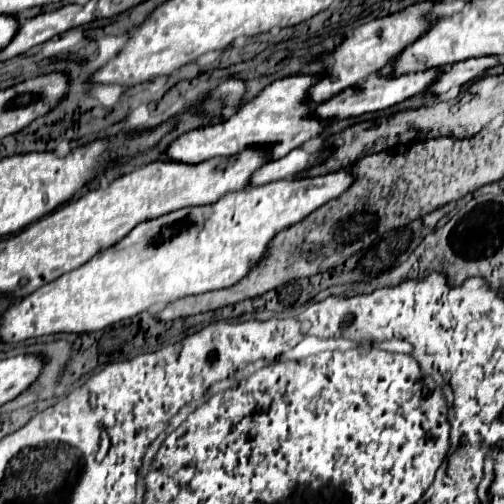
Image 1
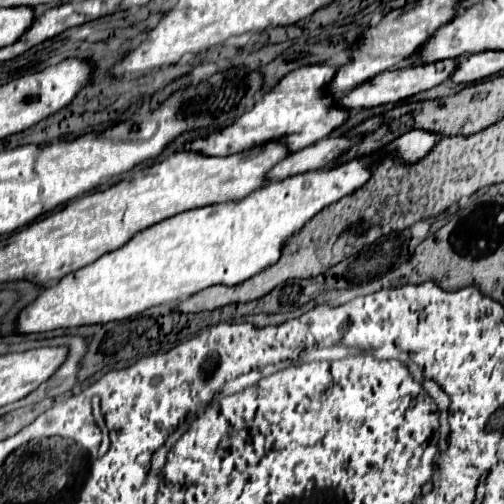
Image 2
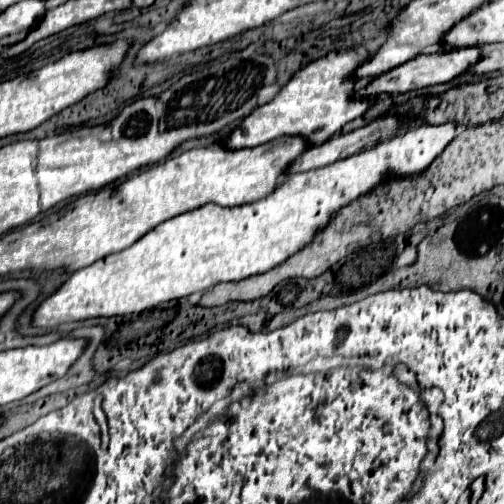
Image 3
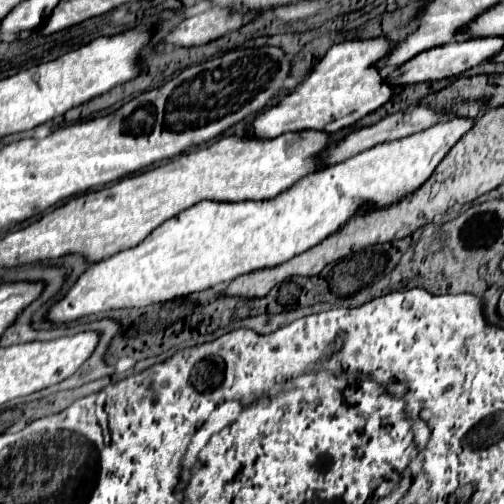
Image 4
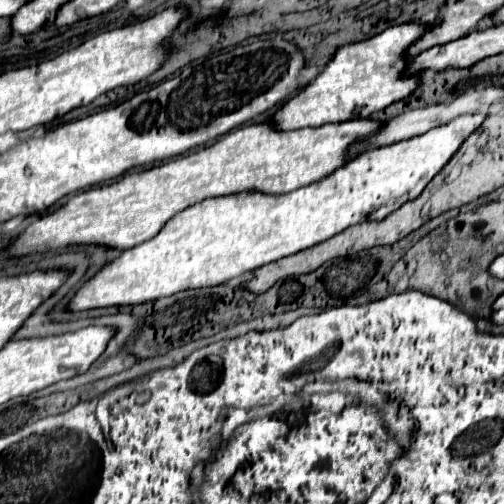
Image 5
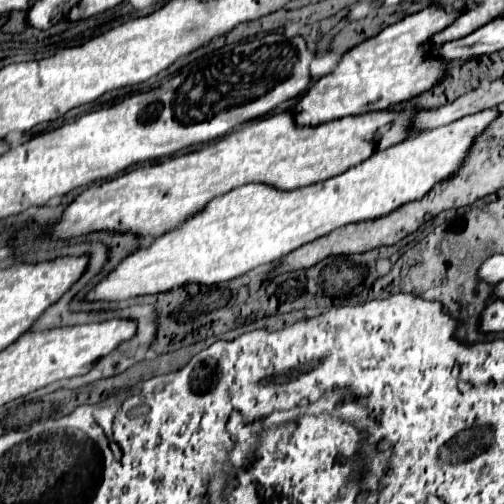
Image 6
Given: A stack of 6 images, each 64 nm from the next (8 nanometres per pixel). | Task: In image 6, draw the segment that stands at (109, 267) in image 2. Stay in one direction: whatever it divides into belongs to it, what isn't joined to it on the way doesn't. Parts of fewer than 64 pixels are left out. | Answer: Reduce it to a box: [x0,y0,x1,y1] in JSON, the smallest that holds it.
[86,110,498,302]

